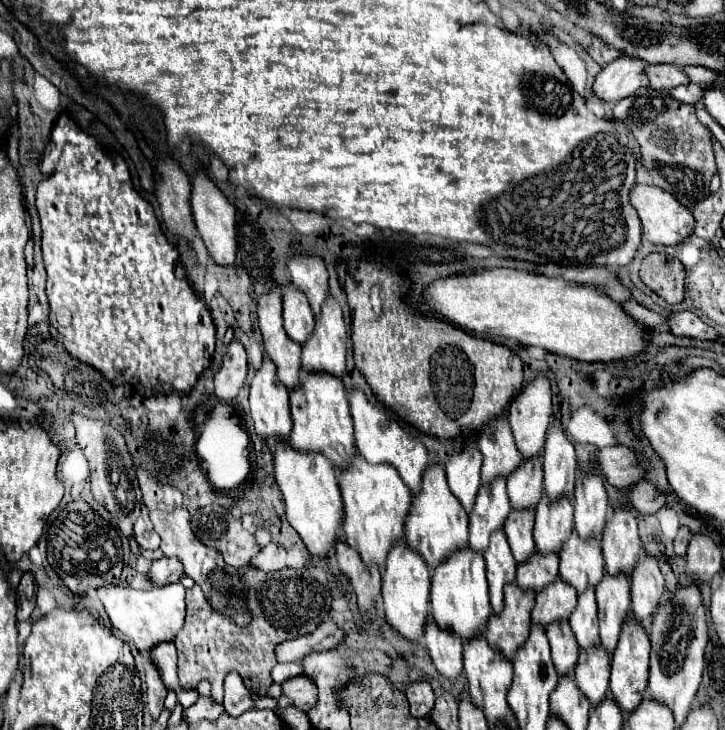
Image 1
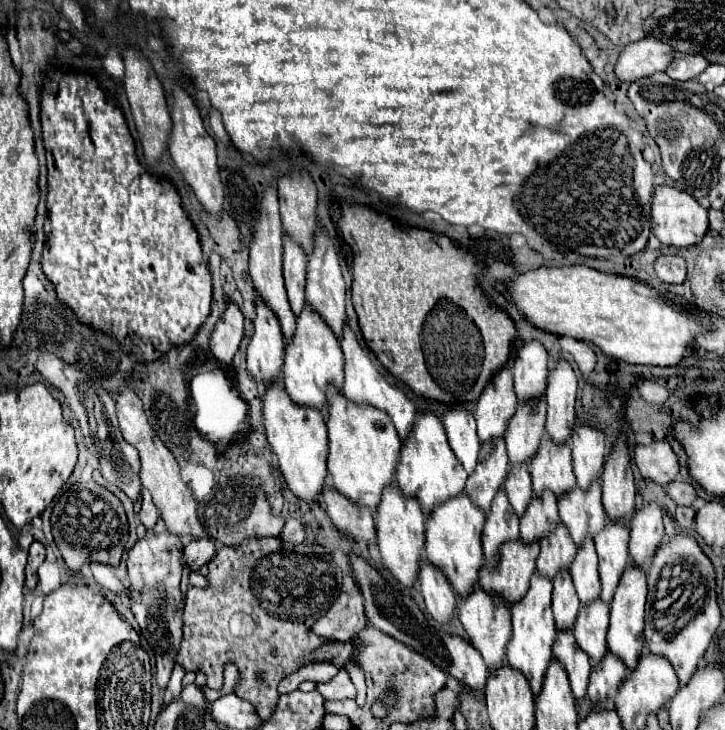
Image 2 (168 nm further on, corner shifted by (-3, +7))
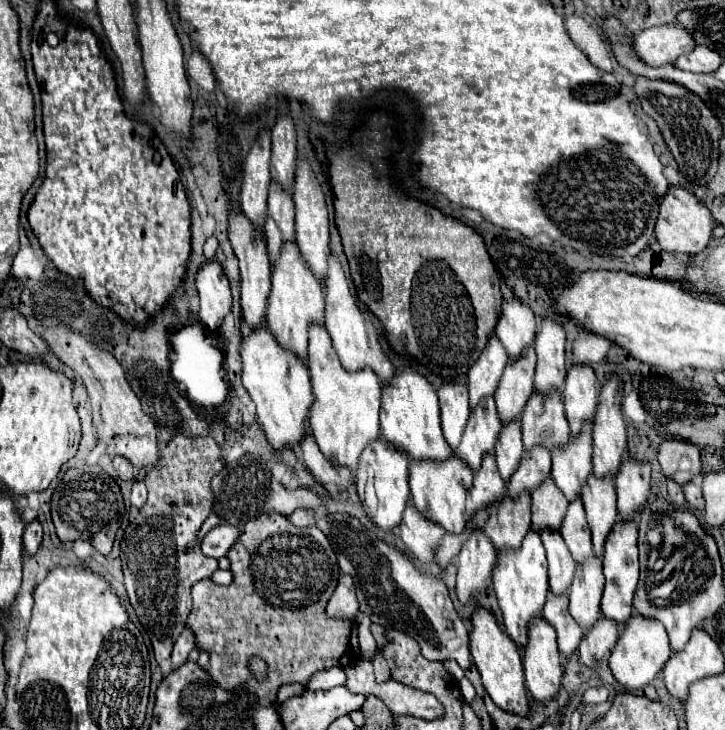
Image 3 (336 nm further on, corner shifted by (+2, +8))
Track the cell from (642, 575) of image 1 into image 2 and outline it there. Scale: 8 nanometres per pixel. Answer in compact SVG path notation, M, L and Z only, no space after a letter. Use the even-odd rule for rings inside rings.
M656 502L640 504L632 522L630 522L630 558L632 564L648 570L652 562L652 554L656 554L656 546L664 540L662 512Z

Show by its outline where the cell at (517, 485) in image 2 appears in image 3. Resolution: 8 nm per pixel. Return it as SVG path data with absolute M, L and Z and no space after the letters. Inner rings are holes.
M503 425L499 433L499 445L495 445L495 457L503 481L509 481L515 467L521 461L523 443L521 443L521 425Z

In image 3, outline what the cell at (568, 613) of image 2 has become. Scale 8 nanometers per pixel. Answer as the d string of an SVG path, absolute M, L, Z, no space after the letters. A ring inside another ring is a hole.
M547 529L547 533L541 533L541 541L545 545L547 551L547 563L549 563L549 587L553 593L567 593L571 581L573 581L573 573L575 573L575 559L571 557L561 533L549 533L551 529Z

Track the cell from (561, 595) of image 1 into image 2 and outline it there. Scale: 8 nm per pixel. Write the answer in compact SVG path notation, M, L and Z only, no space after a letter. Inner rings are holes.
M558 524L558 528L540 542L540 556L538 556L538 574L554 580L558 572L570 570L576 556L576 546L568 536L566 528Z

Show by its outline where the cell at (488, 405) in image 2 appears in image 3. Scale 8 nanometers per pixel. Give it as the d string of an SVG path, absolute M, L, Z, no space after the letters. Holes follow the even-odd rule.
M493 333L491 341L487 343L487 349L481 351L479 359L469 369L467 387L471 407L475 407L483 397L495 393L505 363L507 363L507 351L503 349L503 345L499 345L499 339Z

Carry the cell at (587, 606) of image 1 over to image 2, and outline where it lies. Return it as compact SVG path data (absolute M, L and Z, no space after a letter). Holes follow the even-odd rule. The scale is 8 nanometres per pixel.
M592 538L584 540L582 550L576 554L576 560L570 568L572 582L582 606L594 602L600 596L600 580L598 580L598 558L592 544Z

